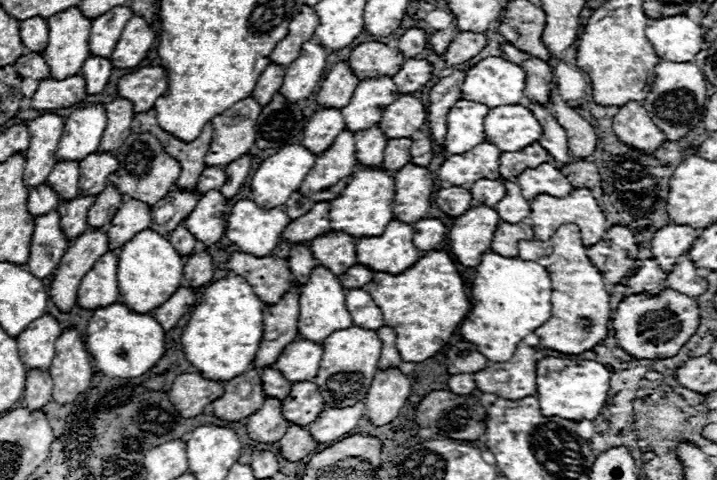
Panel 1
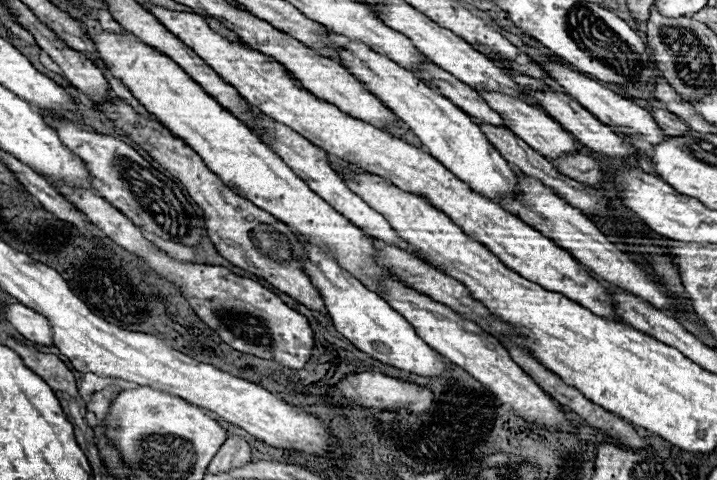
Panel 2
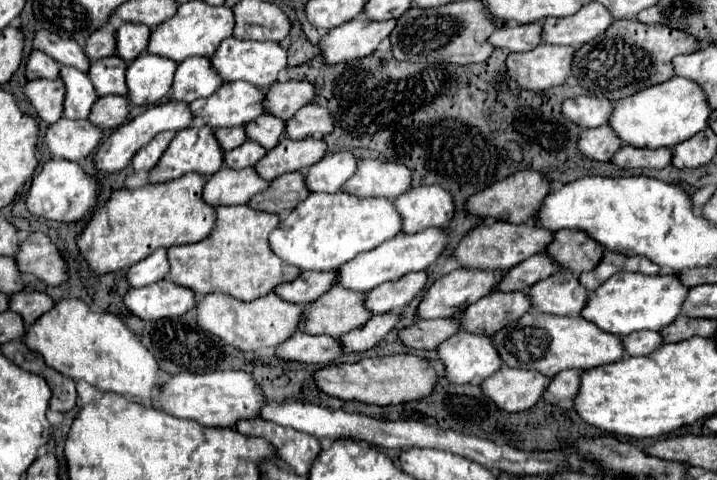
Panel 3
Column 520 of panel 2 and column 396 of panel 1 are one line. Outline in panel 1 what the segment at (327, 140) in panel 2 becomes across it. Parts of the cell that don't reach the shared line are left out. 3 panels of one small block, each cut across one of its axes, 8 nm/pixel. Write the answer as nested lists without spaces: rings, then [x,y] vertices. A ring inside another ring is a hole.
[[[392,220],[382,236],[358,240],[356,244],[358,264],[374,272],[376,270],[388,272],[392,276],[402,274],[406,268],[414,266],[422,258],[422,254],[412,244],[412,236],[414,236],[412,224]]]

